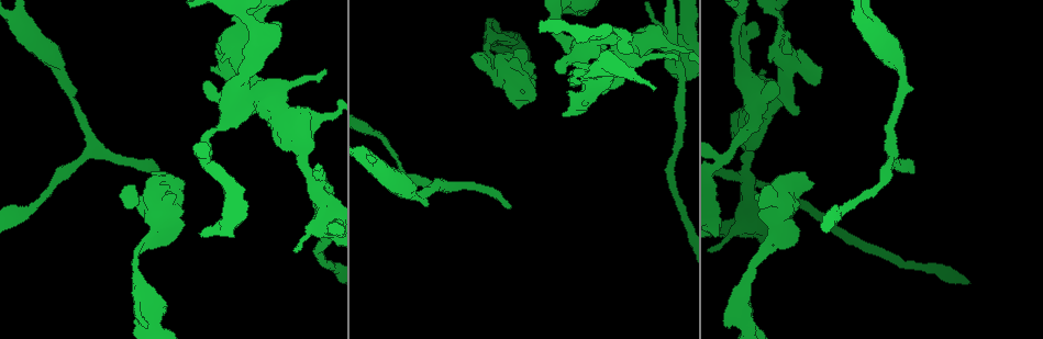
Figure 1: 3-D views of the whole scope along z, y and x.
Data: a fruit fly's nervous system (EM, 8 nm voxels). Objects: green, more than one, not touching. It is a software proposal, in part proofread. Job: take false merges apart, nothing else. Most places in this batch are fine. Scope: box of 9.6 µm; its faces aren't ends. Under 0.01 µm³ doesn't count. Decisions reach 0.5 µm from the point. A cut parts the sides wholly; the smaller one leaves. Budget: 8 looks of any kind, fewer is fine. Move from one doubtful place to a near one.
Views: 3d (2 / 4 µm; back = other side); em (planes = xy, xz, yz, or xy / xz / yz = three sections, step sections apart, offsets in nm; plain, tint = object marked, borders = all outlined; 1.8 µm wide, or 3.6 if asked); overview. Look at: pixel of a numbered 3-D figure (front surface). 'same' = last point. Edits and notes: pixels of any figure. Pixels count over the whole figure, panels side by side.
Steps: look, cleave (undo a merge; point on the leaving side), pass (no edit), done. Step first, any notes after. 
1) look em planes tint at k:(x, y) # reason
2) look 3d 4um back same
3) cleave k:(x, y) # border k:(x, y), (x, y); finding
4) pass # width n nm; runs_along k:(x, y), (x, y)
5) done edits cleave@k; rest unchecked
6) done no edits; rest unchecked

look 3d 4um at 1:(744, 320) # thin arm on a thick one

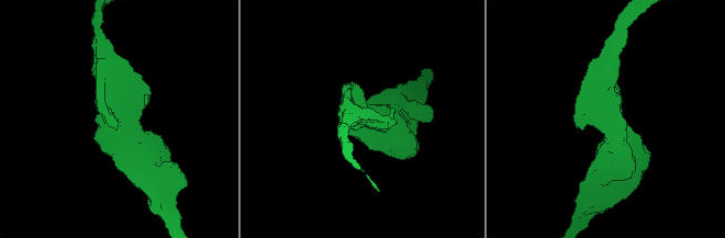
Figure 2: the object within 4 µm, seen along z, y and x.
look em planes plain at 2:(110, 115)

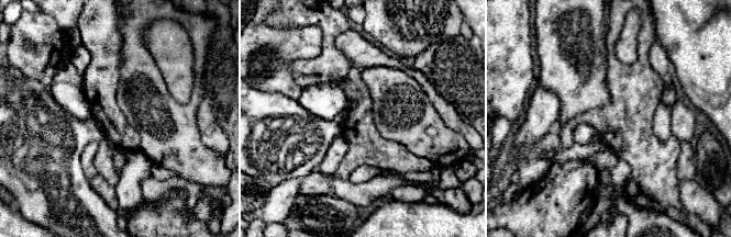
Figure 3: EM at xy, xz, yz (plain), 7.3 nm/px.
look em planes tint same

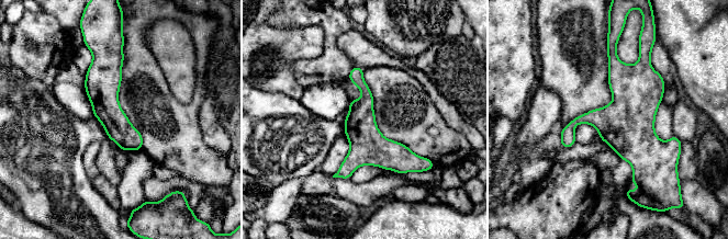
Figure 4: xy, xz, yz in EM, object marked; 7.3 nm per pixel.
pass # runs_along 4:(356, 69), (365, 128), (415, 162); all the same neuron

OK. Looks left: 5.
look 3d 4um at 1:(165, 213) # calibre changes

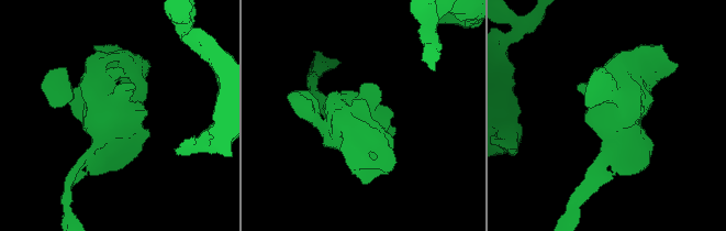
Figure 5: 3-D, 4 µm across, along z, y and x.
look em 3.6um planes tint at 5:(116, 116) # shape alone is not enough

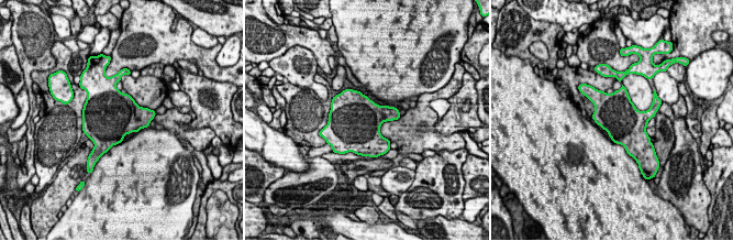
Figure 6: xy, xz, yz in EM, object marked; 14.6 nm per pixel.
pass # all the same neuron

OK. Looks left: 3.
look em planes tint at 1:(890, 147) # three arms meet

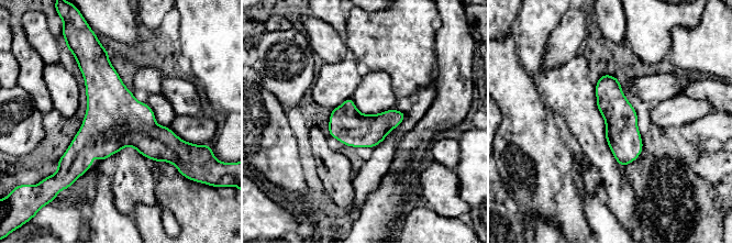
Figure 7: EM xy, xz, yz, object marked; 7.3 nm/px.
pass # runs_along 7:(606, 77), (621, 120), (624, 162); one neuron here

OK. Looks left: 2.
look 3d 2um back at 1:(205, 158) # branch point

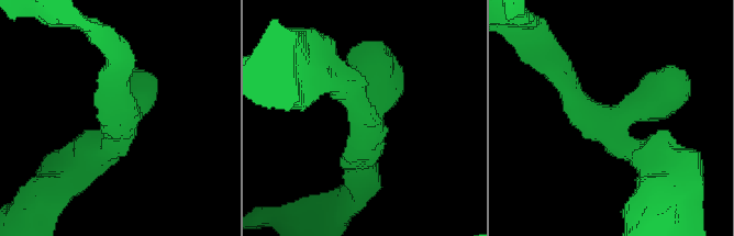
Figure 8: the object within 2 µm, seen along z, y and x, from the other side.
look em planes tint at 8:(604, 127) # arms 3; arm_widths 220, 240, 300 nm

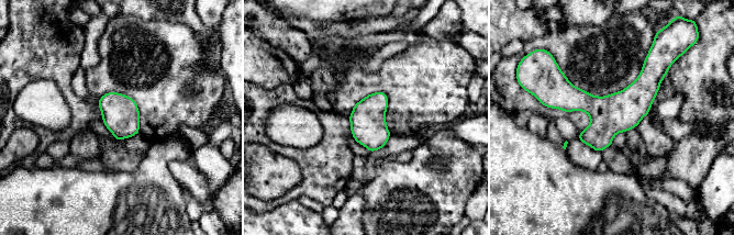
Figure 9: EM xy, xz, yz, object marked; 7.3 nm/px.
pass # runs_along 9:(662, 75), (629, 103), (548, 101); one neuron here

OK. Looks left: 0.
done no edits; rest unchecked

